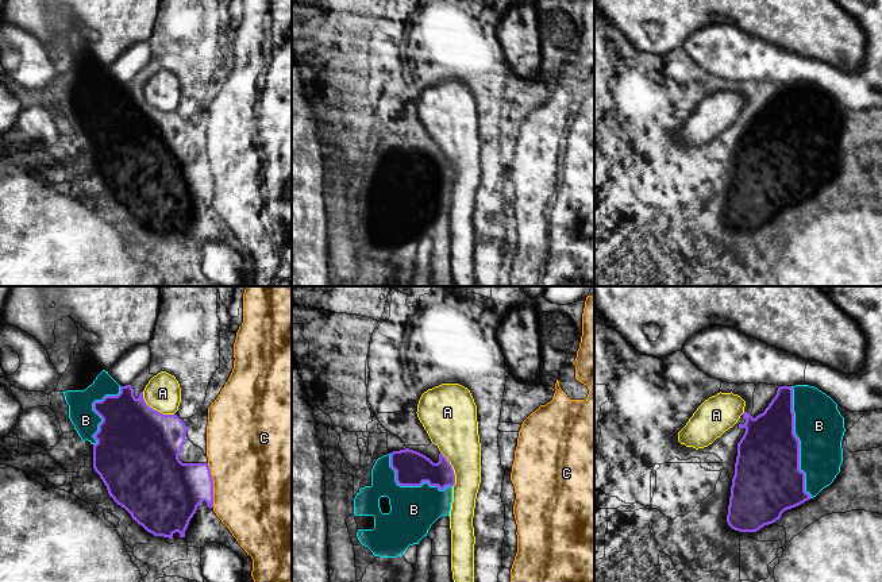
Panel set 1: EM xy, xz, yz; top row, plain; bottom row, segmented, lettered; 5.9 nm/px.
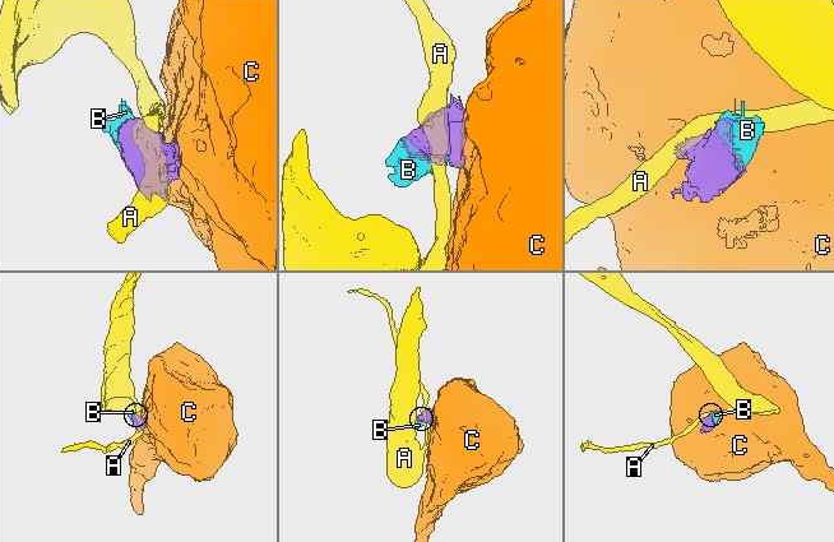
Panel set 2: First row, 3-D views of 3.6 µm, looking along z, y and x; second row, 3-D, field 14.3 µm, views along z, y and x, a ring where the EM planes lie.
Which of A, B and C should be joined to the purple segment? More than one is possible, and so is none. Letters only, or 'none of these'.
B

